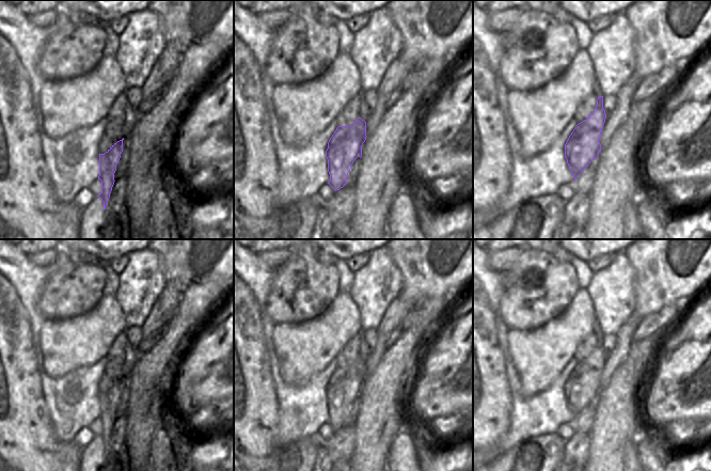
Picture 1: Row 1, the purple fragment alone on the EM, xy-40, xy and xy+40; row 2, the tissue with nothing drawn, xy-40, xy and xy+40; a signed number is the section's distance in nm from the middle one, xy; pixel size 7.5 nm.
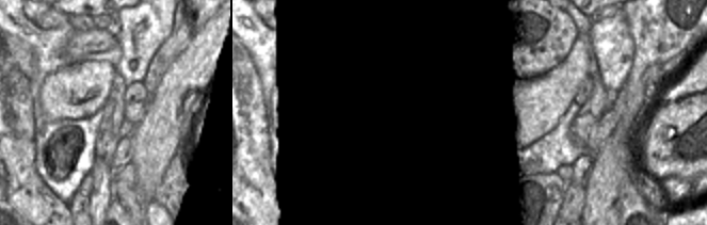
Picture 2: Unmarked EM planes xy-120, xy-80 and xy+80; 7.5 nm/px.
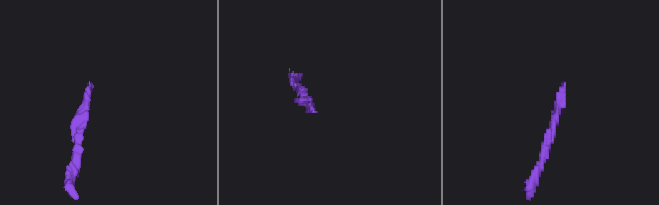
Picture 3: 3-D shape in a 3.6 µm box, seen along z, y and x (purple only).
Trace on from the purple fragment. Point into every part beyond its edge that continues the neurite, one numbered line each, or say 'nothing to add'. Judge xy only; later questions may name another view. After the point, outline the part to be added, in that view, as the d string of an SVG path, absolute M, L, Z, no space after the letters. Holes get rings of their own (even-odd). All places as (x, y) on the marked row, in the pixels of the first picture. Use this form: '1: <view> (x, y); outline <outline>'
nothing to add

